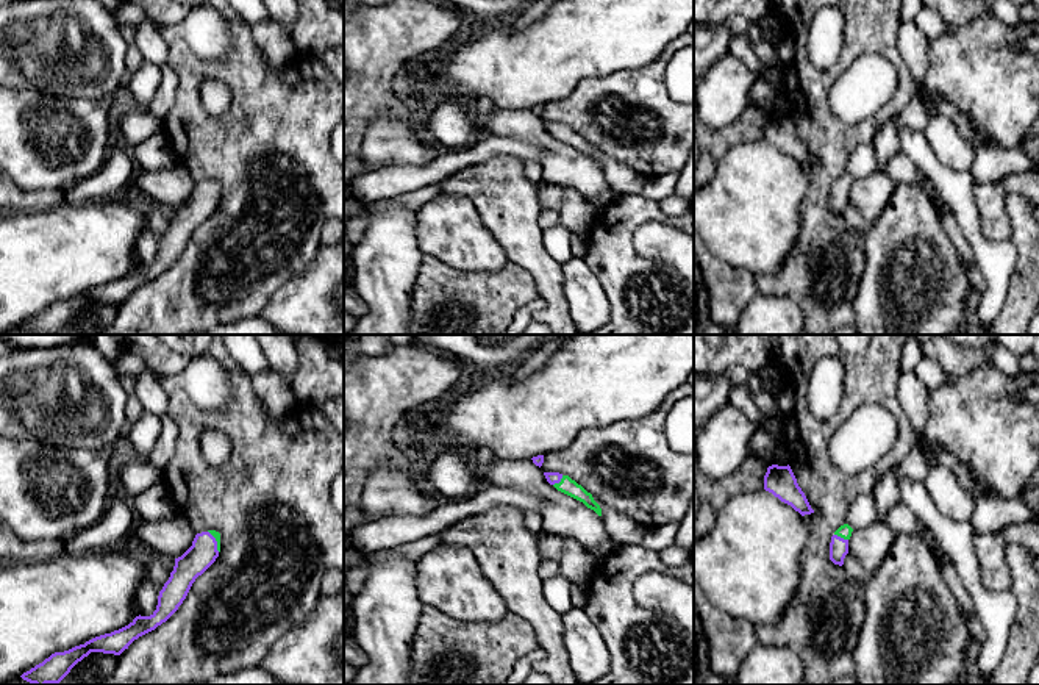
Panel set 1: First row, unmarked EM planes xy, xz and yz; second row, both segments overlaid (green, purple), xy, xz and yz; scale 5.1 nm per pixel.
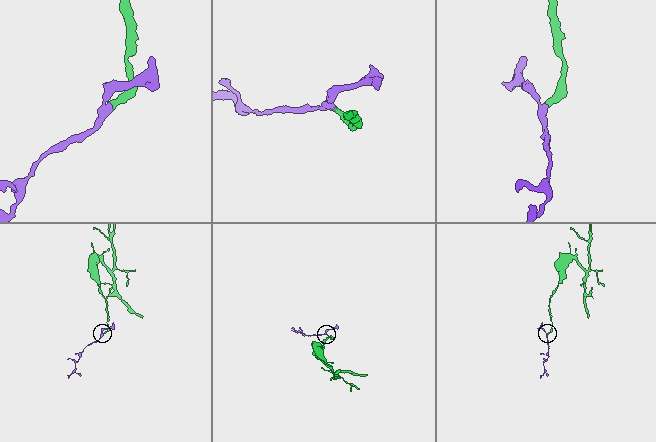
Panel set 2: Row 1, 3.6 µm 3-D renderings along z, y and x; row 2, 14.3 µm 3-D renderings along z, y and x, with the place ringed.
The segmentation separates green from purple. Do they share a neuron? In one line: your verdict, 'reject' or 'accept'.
accept

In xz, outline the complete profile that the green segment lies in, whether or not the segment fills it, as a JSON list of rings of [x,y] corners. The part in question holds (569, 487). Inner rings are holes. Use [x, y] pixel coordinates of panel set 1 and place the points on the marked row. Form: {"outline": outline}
{"outline": [[[544,472],[544,475],[547,482],[553,485],[558,491],[583,502],[587,508],[594,510],[598,516],[602,516],[602,508],[594,500],[592,494],[587,493],[581,485],[578,485],[569,475],[562,475],[559,472]]]}

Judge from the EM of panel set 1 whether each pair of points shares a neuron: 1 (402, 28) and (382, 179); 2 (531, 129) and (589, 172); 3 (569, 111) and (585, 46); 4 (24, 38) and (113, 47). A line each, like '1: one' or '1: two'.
1: two
2: one
3: two
4: one

